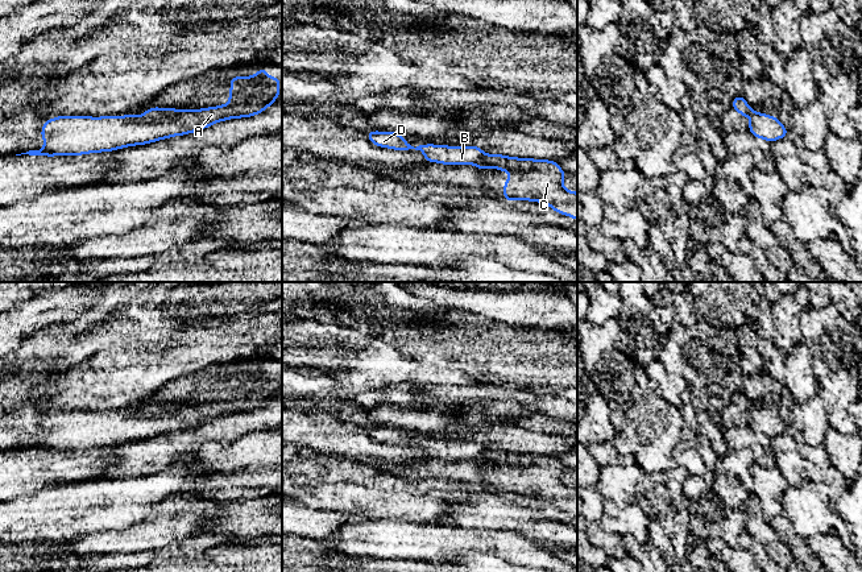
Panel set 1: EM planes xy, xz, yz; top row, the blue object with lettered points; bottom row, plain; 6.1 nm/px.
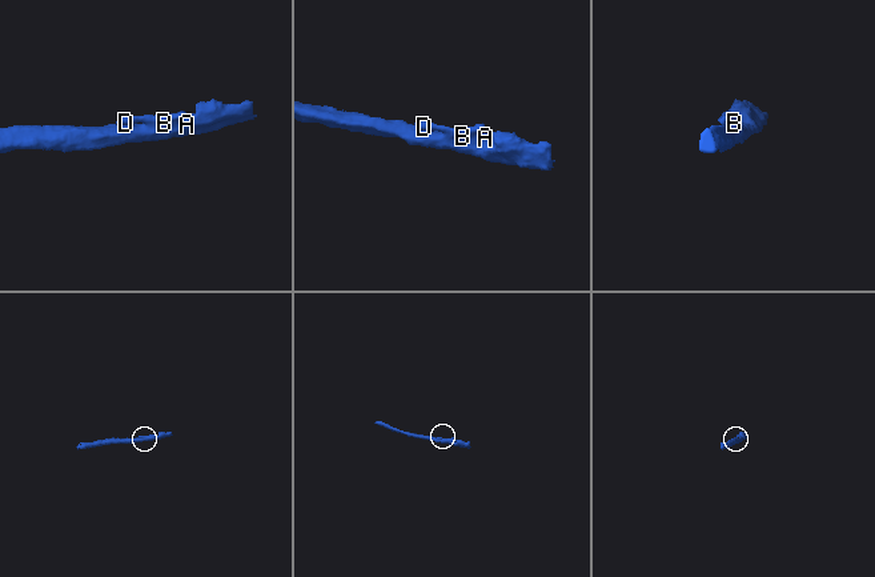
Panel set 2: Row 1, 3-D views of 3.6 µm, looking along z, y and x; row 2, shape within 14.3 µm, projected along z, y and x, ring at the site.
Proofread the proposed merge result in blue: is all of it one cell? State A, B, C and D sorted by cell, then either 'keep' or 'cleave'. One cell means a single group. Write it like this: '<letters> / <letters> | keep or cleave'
A C / B D | cleave

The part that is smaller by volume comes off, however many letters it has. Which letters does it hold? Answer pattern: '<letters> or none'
B, D

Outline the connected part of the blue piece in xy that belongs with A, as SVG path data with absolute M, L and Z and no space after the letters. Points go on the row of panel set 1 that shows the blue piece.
M262 67L252 76L229 78L229 100L227 104L186 109L178 116L163 117L158 121L149 121L140 117L124 116L57 116L43 123L40 133L46 142L40 150L29 150L21 154L29 156L83 156L90 153L113 152L128 146L146 145L159 140L186 136L198 130L203 130L216 123L252 117L262 113L268 107L273 105L279 95L279 76L269 76L268 70Z

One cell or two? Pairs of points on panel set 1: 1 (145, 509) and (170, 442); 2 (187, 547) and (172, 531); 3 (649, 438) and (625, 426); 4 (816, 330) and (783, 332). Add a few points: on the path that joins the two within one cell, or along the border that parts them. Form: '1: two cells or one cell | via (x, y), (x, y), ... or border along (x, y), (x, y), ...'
1: two cells | border along (175, 463), (158, 472), (131, 476), (128, 479)
2: two cells | border along (203, 530), (150, 551)
3: one cell | via (643, 432), (637, 426), (630, 426)
4: two cells | border along (809, 306), (802, 313), (799, 319), (802, 342)

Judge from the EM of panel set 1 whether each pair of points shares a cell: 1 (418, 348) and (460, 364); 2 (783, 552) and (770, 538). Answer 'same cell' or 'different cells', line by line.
1: same cell
2: same cell

